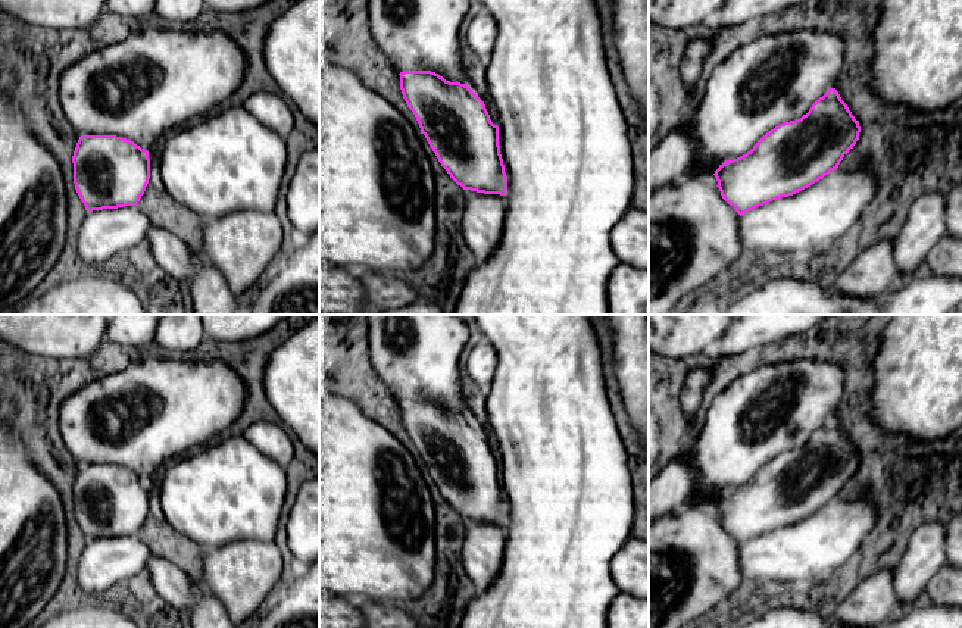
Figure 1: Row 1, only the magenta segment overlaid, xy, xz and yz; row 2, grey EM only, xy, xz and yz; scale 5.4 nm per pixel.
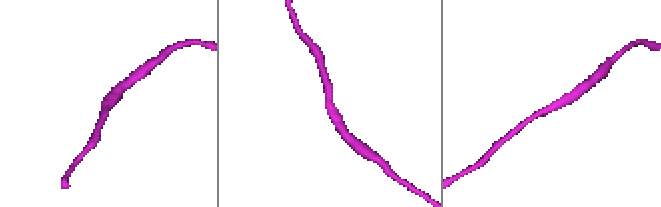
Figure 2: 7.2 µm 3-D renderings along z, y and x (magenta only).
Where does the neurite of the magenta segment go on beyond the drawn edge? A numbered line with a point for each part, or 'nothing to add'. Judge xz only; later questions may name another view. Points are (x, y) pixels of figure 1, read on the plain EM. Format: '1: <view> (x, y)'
nothing to add

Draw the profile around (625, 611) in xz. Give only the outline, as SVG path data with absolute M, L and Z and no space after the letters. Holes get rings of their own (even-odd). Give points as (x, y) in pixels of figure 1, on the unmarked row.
M630 537L610 562L619 594L610 603L608 628L649 628L649 541Z

